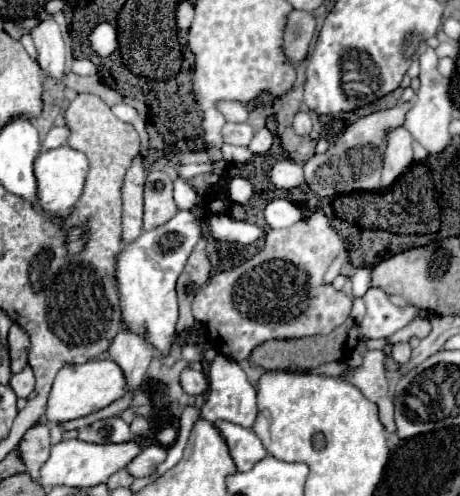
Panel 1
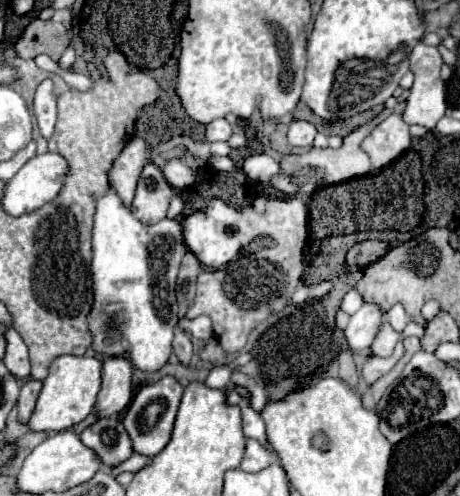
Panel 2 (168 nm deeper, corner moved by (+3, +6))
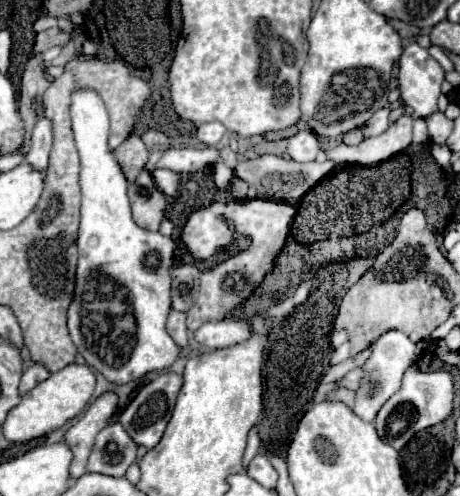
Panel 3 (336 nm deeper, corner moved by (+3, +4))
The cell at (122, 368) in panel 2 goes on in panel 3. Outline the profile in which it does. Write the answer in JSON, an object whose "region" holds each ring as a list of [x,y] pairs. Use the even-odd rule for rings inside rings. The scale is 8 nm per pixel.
{"region":[[[108,392],[100,398],[96,398],[86,408],[82,418],[66,430],[64,442],[68,444],[68,448],[74,454],[72,464],[70,464],[70,478],[72,480],[78,480],[82,474],[86,474],[86,460],[88,460],[90,450],[94,446],[94,438],[108,424],[108,420],[114,414],[116,406],[118,406],[116,394]]]}

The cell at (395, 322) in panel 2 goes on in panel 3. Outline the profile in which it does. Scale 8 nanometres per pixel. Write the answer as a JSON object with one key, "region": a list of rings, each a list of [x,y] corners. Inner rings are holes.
{"region":[[[390,330],[386,332],[384,336],[380,336],[374,344],[374,350],[370,354],[370,358],[362,364],[362,380],[360,380],[360,386],[356,390],[356,400],[354,400],[354,408],[352,412],[356,416],[360,416],[362,420],[366,422],[372,422],[378,414],[378,410],[382,408],[382,404],[394,394],[398,392],[400,388],[400,382],[402,382],[402,376],[406,372],[406,368],[410,364],[414,364],[418,360],[416,356],[416,344],[400,330]]]}

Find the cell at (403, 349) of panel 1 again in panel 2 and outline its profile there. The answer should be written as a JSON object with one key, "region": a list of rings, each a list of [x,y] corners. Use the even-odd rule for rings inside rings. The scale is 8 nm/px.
{"region":[[[384,322],[370,348],[376,356],[390,356],[394,352],[394,346],[398,344],[398,340],[400,340],[400,334],[388,322]]]}

